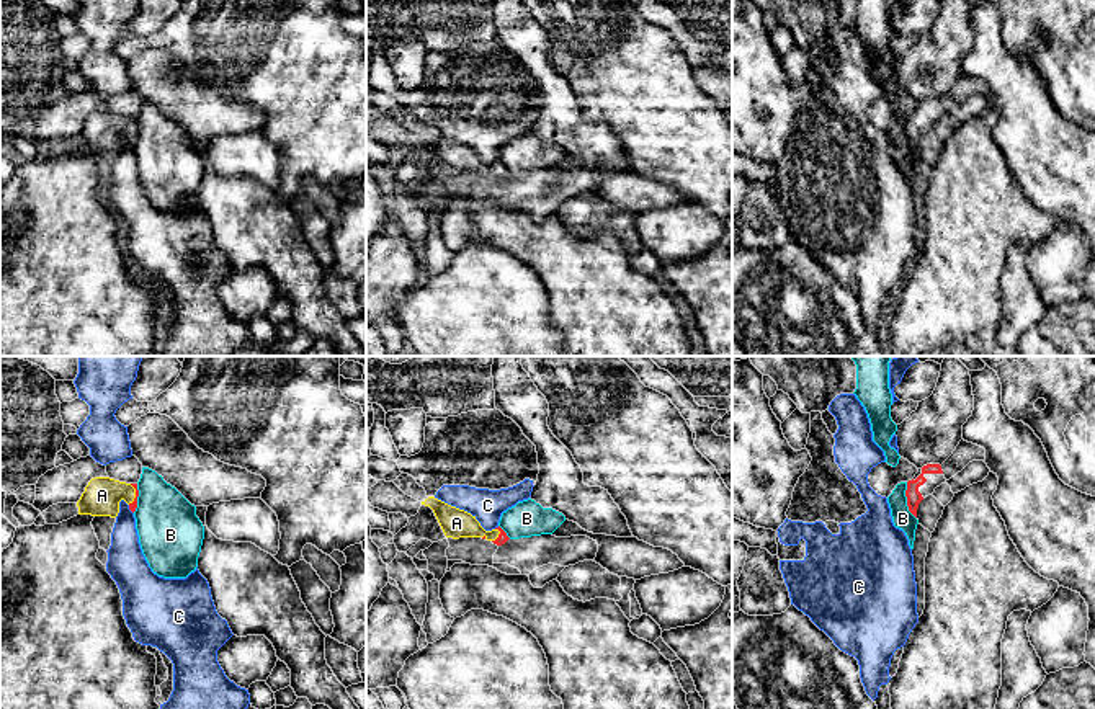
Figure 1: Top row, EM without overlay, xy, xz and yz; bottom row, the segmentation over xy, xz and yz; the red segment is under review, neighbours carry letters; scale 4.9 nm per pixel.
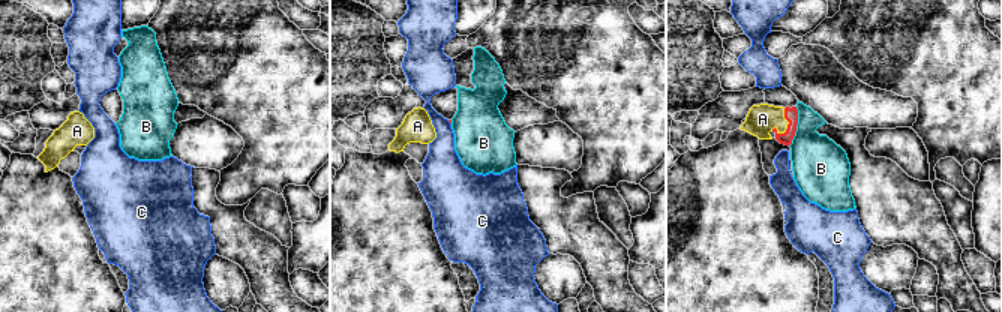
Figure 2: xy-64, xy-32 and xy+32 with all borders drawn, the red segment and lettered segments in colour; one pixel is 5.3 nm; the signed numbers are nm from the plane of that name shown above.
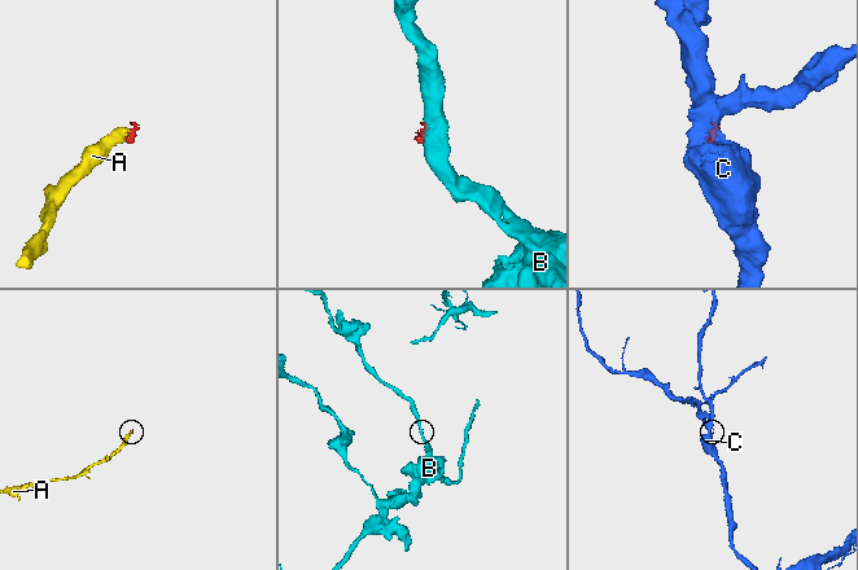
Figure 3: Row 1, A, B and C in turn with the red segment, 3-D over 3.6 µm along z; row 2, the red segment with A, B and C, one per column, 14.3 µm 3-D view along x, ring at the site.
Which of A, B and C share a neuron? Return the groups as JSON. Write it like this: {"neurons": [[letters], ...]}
{"neurons": [["A"], ["B"], ["C"]]}

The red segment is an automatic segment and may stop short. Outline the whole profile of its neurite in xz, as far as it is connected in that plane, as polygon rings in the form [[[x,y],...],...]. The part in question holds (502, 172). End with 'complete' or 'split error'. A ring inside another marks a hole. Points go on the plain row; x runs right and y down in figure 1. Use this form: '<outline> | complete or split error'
[[[428,131],[425,136],[422,136],[422,139],[433,144],[446,172],[482,172],[497,180],[502,180],[510,173],[500,160],[492,165],[485,165],[476,150],[435,131]]] | split error

